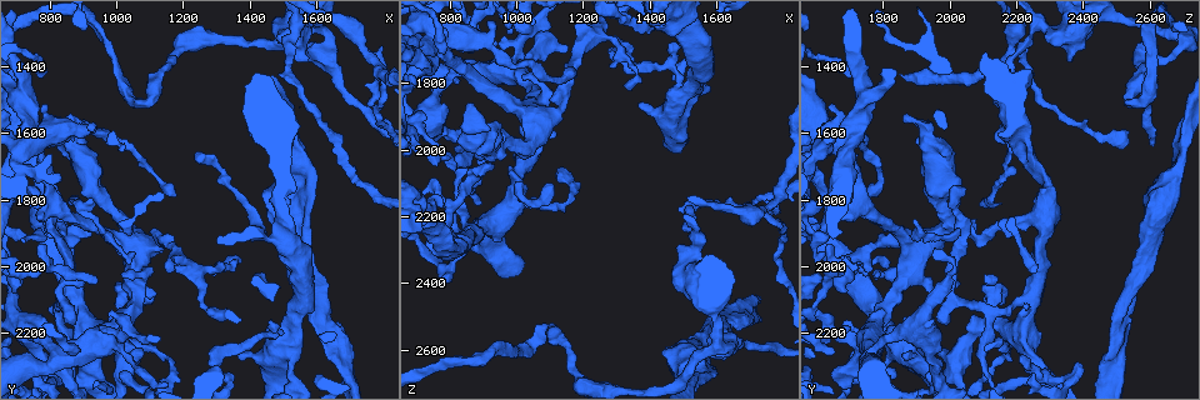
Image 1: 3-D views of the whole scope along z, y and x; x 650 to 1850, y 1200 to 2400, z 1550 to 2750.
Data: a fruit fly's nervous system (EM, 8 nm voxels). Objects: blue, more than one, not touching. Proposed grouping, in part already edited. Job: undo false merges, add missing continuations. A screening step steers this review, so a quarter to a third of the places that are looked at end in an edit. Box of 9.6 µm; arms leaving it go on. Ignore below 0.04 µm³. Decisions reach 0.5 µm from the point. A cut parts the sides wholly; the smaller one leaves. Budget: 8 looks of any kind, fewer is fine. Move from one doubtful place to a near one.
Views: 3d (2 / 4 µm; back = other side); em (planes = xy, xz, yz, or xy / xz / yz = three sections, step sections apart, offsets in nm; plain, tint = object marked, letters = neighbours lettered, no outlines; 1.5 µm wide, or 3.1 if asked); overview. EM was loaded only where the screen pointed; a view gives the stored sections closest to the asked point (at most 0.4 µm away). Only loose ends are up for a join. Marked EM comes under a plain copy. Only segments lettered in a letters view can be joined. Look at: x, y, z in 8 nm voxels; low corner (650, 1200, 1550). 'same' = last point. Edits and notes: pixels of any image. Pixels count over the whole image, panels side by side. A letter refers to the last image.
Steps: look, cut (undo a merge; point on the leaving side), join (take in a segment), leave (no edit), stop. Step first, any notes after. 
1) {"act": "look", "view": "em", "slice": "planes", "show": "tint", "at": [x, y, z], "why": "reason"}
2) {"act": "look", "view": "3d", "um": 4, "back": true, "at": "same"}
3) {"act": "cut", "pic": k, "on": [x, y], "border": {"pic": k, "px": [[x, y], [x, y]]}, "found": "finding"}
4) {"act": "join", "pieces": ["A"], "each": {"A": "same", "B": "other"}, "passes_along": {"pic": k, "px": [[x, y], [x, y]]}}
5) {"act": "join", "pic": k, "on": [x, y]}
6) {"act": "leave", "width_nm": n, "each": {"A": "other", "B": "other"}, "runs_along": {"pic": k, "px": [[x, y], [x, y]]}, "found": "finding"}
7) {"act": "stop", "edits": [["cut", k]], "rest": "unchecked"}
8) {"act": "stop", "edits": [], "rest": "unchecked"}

{"act": "look", "view": "3d", "um": 4, "at": [1460, 2170, 1680], "why": "branch stops here"}

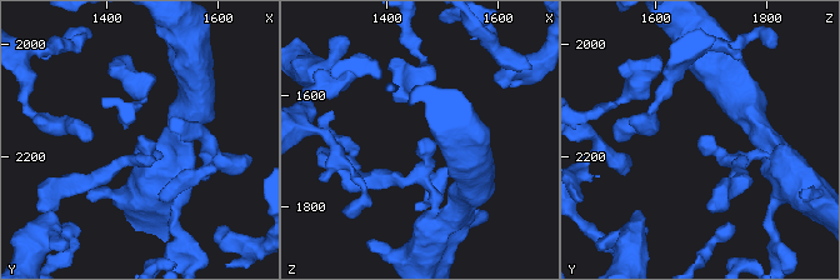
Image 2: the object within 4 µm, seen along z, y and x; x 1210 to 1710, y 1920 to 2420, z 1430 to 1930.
{"act": "look", "view": "em", "slice": "planes", "show": "letters", "at": [1455, 2165, 1690]}

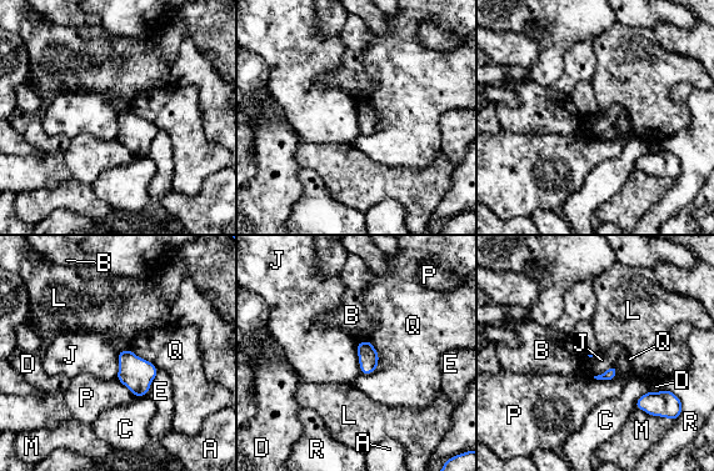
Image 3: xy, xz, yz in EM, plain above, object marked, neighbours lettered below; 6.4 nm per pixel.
{"act": "leave", "each": {"A": "other", "B": "other", "C": "other", "D": "other", "E": "other", "J": "other", "L": "other", "M": "other", "P": "other", "Q": "other", "R": "other"}, "border": {"pic": 3, "px": [[359, 341], [356, 354], [362, 372]]}, "found": "none of them fits"}

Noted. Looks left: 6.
{"act": "look", "view": "em", "slice": "planes", "show": "letters", "at": [1290, 2290, 1680], "why": "branch stops here"}

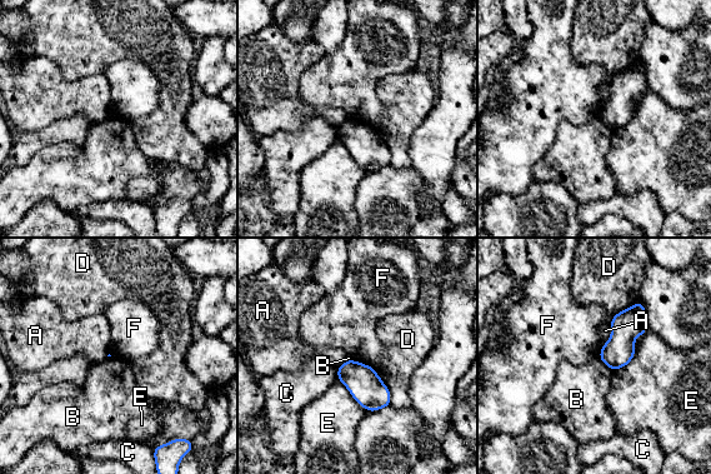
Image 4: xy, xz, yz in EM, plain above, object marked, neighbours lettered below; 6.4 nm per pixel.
{"act": "leave", "longest_contact_nm": ["E", 360], "each": {"A": "other", "B": "other", "C": "other", "D": "other", "E": "other", "F": "other"}, "border": {"pic": 4, "px": [[354, 360], [367, 364], [374, 369]]}, "found": "none of them fits"}

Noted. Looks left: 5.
{"act": "look", "view": "em", "slice": "planes", "show": "tint", "at": [1640, 2090, 2550], "why": "an open end"}

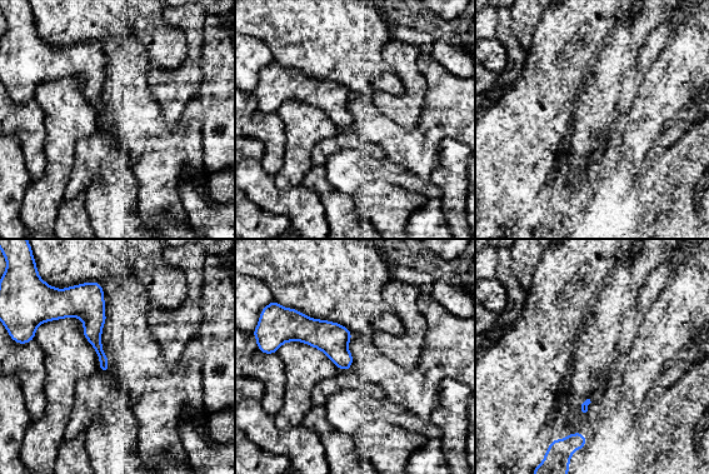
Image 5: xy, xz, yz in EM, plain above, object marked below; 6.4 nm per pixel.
{"act": "look", "view": "em", "slice": "planes", "show": "letters", "at": "same"}

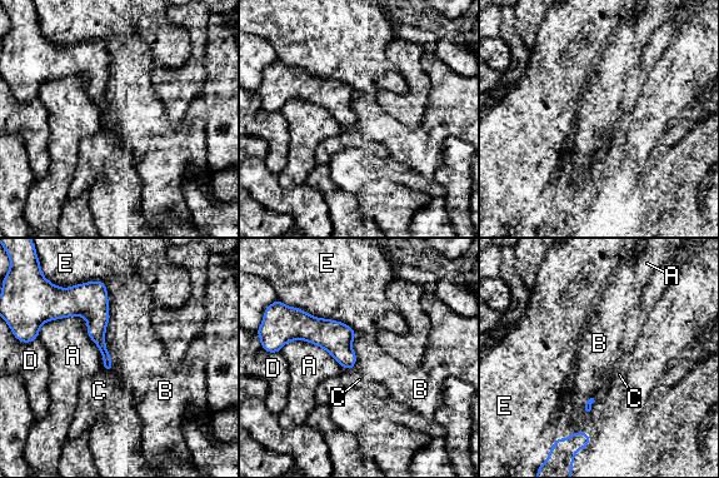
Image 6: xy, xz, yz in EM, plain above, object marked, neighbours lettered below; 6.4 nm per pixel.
{"act": "leave", "each": {"A": "other", "B": "other", "C": "other", "D": "other", "E": "other"}, "found": "no lettered segment goes on from it"}

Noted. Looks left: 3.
{"act": "look", "view": "3d", "um": 4, "at": [1760, 1520, 2190], "why": "free end"}

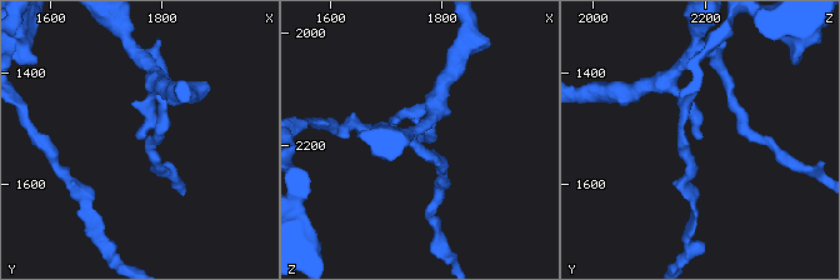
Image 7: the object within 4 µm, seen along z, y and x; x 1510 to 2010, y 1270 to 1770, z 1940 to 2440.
{"act": "look", "view": "em", "slice": "yz", "step": 8, "show": "letters", "at": [1765, 1520, 2195], "why": "need the tissue"}

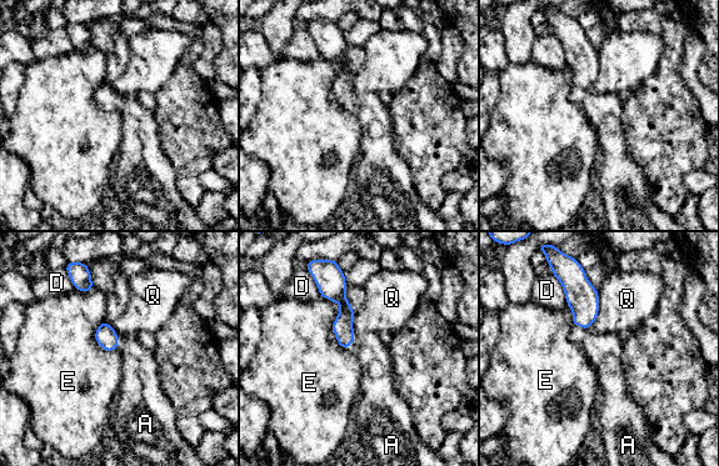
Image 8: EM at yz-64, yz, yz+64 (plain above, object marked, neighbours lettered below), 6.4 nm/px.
{"act": "look", "view": "em", "slice": "planes", "show": "letters", "at": "same"}

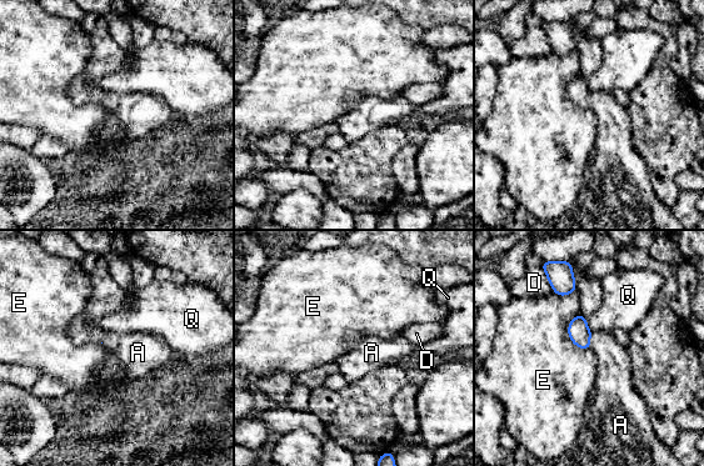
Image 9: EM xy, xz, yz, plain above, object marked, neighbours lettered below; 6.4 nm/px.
{"act": "join", "pieces": ["A"], "each": {"A": "same", "D": "other", "E": "other", "Q": "other"}, "passes_along": {"pic": 9, "px": [[578, 331], [589, 340], [613, 366]]}, "found": "it goes on there"}

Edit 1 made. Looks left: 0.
{"act": "stop", "edits": [["join", 9]], "rest": "unchecked"}

